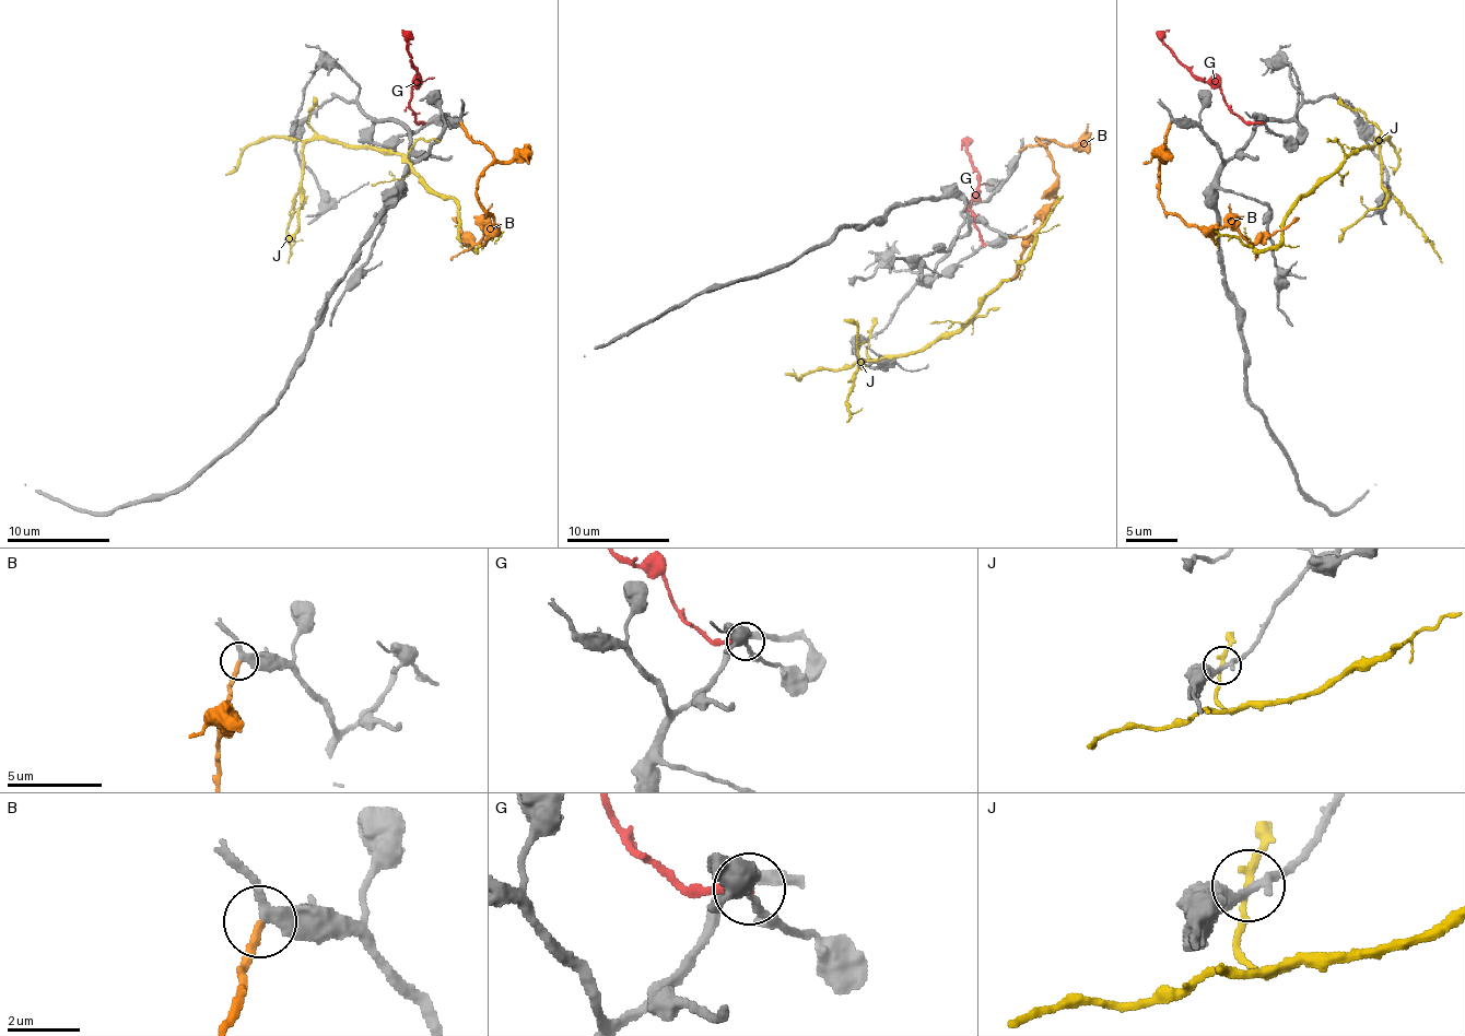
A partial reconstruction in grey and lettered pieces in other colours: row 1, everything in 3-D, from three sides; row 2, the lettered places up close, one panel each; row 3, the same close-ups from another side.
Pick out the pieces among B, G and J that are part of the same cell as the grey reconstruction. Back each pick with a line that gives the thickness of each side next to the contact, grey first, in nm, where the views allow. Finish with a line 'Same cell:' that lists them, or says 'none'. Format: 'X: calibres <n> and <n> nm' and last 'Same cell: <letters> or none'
B: calibres 320 and 220 nm
Same cell: B

